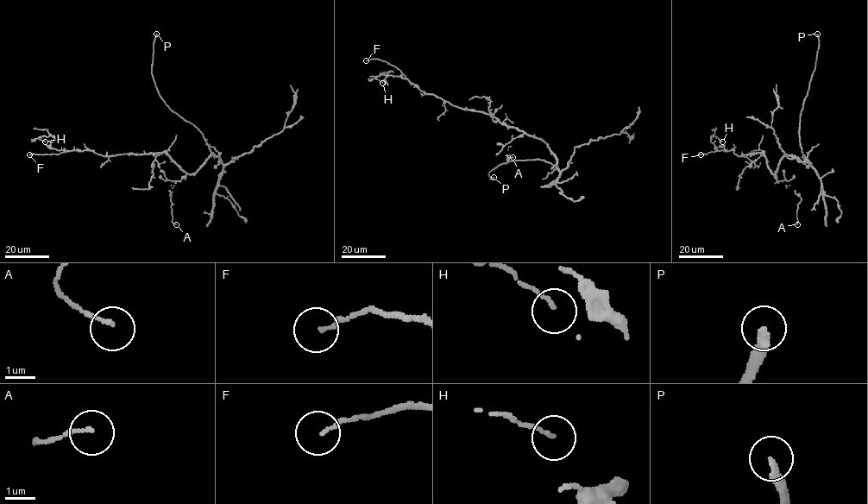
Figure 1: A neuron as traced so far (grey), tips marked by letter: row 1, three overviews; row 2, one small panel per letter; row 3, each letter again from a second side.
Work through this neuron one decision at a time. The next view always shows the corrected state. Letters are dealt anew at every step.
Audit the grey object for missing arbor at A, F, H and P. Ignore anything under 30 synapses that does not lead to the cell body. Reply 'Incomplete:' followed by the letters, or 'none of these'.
Incomplete: P

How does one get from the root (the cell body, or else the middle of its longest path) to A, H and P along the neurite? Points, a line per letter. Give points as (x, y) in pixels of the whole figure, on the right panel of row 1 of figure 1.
A: (776, 173), (773, 174), (776, 179), (789, 185), (801, 198), (796, 211), (797, 224)
H: (776, 173), (770, 172), (763, 153), (738, 156), (733, 150), (716, 150), (711, 141), (712, 135), (722, 141)
P: (776, 173), (784, 156), (805, 160), (801, 147), (800, 116), (814, 69), (819, 45), (817, 34)

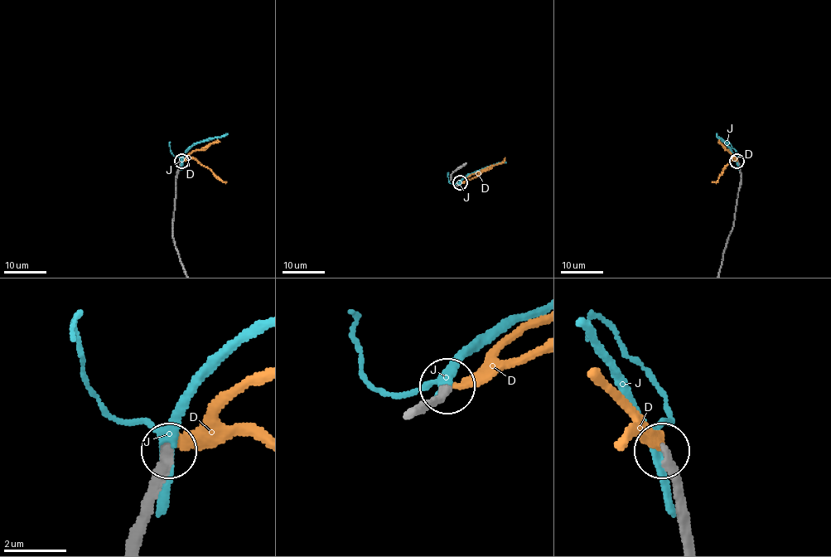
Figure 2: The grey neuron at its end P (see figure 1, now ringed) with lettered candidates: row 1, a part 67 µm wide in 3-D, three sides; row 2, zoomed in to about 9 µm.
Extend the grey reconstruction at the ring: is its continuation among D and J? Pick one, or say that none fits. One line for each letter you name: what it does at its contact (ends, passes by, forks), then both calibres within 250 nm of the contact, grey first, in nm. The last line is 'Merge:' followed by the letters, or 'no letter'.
Merge: no letter

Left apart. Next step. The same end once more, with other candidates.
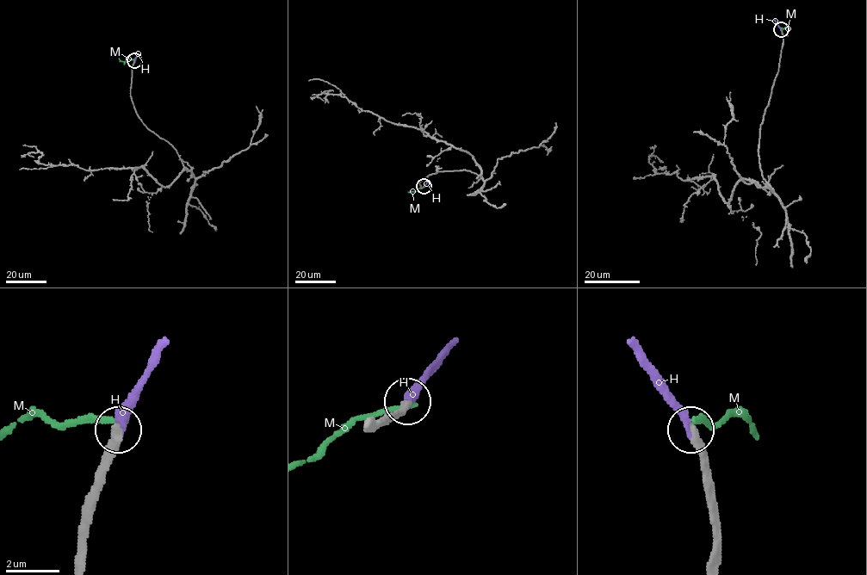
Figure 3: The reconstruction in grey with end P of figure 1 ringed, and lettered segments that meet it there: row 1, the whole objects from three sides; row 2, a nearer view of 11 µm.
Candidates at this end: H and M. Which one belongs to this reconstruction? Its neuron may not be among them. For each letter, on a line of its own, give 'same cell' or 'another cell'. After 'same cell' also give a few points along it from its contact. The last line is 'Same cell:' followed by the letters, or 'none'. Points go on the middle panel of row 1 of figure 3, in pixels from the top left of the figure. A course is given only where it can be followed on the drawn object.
H: same cell
M: another cell
Same cell: H

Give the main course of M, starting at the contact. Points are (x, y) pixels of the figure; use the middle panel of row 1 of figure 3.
M: (424, 186), (408, 192)

